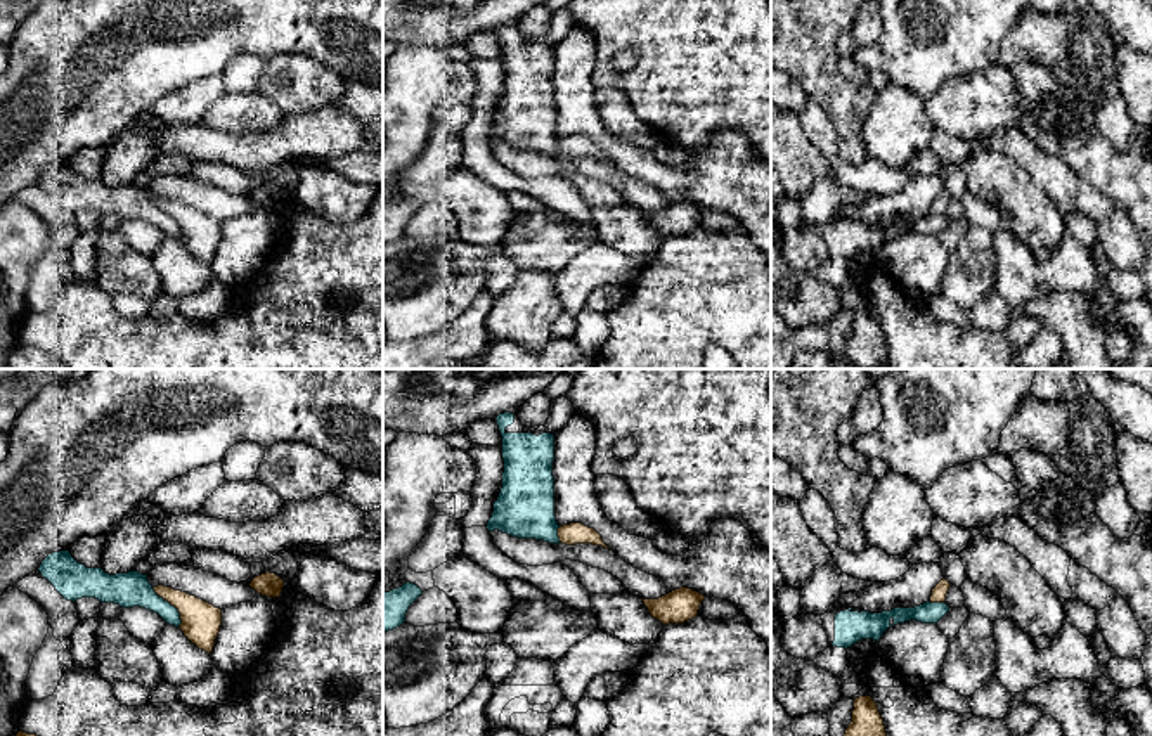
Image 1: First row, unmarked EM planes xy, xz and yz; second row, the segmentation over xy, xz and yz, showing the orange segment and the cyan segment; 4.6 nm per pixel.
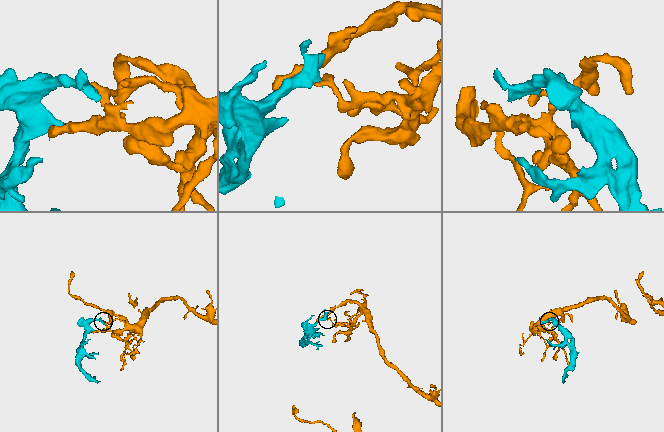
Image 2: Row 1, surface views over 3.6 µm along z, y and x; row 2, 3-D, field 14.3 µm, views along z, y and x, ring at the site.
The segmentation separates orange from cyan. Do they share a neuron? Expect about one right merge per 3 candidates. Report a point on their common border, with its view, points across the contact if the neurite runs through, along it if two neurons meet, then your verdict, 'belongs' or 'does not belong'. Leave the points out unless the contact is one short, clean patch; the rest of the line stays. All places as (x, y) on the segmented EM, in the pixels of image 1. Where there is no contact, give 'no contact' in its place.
meets orange in xy at (174, 605); border along xy (151, 587), (177, 610), (179, 627); does not belong

